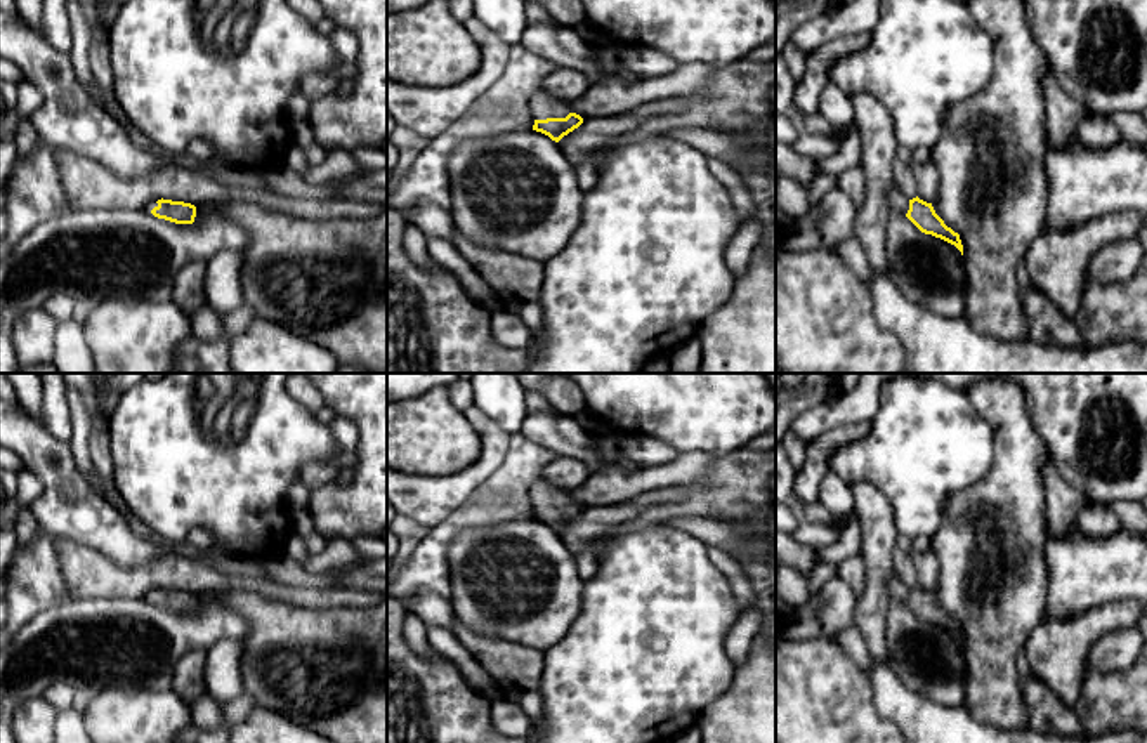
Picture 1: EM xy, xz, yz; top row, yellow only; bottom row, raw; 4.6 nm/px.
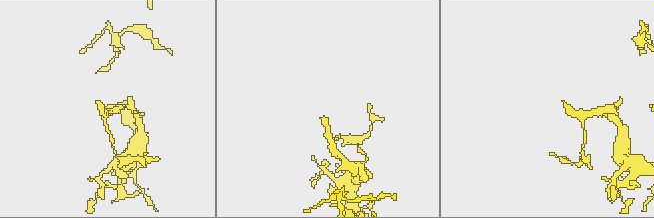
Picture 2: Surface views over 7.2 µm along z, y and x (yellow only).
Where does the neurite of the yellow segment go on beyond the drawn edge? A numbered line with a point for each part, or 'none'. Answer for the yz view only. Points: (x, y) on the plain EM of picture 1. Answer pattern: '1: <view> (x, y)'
1: yz (897, 589)

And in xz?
1: xz (542, 495)

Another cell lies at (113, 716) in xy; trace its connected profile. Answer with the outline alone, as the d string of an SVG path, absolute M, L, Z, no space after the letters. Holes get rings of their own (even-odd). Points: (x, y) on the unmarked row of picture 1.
M172 687L104 689L80 701L92 743L174 743L193 722L189 705Z

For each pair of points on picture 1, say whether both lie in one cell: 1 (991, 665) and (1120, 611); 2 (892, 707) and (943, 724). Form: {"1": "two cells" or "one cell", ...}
{"1": "two cells", "2": "one cell"}

